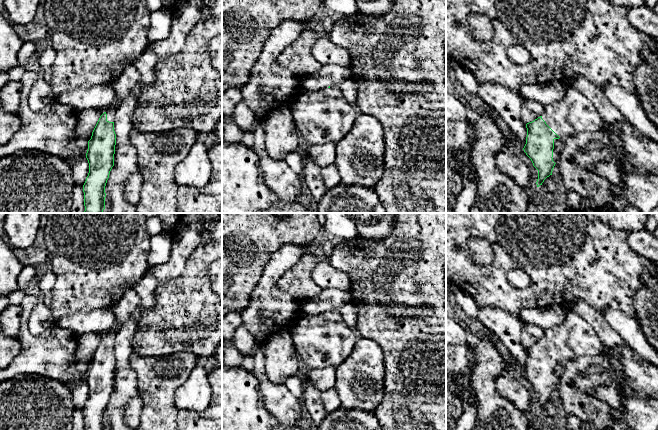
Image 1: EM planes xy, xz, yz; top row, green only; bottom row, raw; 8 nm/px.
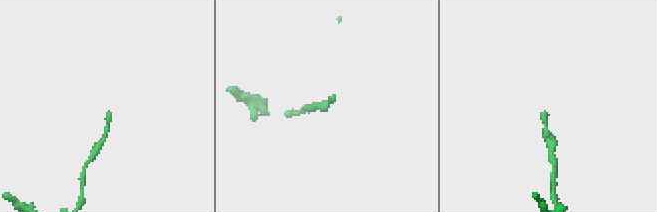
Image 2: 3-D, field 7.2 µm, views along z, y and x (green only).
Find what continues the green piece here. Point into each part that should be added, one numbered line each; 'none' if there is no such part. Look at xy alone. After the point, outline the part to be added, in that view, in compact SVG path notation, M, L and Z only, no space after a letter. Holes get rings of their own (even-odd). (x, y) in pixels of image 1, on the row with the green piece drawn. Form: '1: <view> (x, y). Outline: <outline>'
1: xy (110, 110). Outline: M114 99L114 101L107 107L101 108L102 114L105 112L107 114L107 121L114 122L114 113L120 106L120 103Z

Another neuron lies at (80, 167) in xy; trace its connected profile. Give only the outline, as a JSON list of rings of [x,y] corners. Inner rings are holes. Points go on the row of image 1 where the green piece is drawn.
[[[81,156],[72,162],[72,177],[75,185],[84,185],[89,173],[89,163],[86,156]]]

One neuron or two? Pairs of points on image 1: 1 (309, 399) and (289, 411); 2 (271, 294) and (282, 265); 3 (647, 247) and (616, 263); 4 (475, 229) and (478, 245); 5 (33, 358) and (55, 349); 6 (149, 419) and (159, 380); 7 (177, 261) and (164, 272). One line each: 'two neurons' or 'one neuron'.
1: two neurons
2: one neuron
3: two neurons
4: two neurons
5: one neuron
6: one neuron
7: one neuron

